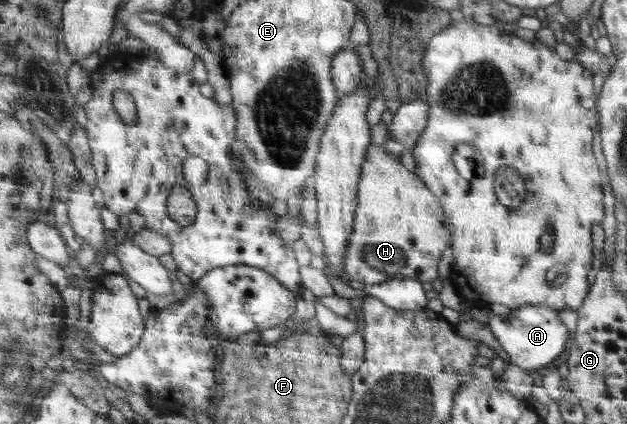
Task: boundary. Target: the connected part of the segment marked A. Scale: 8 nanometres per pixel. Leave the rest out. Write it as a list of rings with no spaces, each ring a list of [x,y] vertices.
[[[522,306],[511,310],[507,319],[490,313],[489,323],[495,339],[501,343],[509,361],[523,369],[539,369],[553,363],[569,339],[567,324],[560,319],[560,309],[546,306]]]

